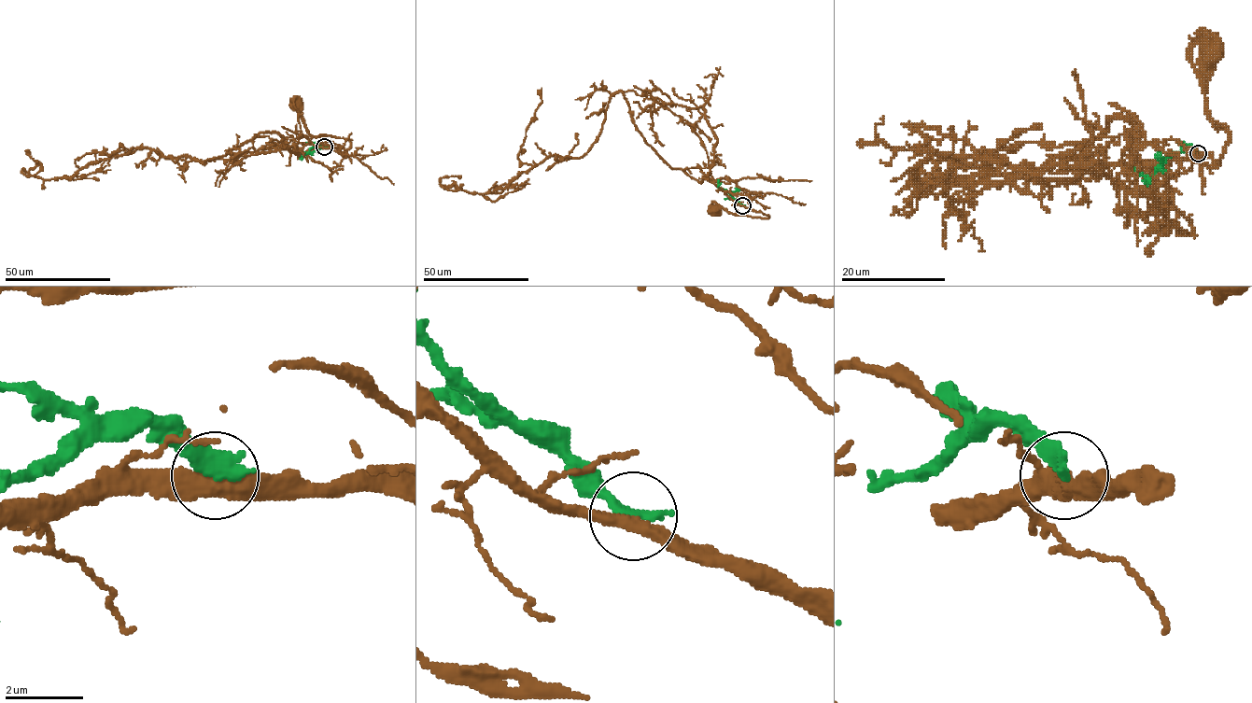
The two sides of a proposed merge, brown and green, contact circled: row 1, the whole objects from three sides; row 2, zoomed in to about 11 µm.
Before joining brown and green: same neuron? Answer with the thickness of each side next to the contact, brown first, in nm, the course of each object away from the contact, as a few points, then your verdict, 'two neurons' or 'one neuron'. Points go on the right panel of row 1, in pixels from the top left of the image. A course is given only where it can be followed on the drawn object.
360/400 nm | brown via (1199, 153), (1214, 166), (1227, 138), (1205, 106), (1205, 80), (1219, 48), (1214, 45), (1213, 50) | green via (1197, 153), (1185, 147), (1178, 153), (1170, 154), (1150, 177), (1142, 176), (1133, 168) | two neurons

